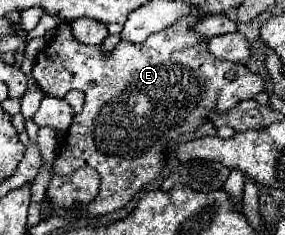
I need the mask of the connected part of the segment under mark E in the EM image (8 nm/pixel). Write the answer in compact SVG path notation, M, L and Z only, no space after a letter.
M181 17L175 25L153 33L143 43L129 45L127 41L121 41L109 59L103 59L97 47L77 43L69 25L59 25L55 39L47 43L47 47L37 55L37 65L33 67L31 75L45 95L65 97L65 93L71 89L85 93L85 109L73 119L73 125L69 127L63 141L65 147L59 147L53 171L57 175L69 175L71 171L89 165L101 175L97 201L81 209L69 209L65 211L65 215L83 211L91 215L105 215L125 207L143 185L161 175L167 161L165 155L177 147L183 135L193 135L203 123L213 121L215 113L227 113L239 101L253 99L255 95L265 91L265 79L261 79L261 75L253 73L245 65L215 59L207 49L209 39L195 33L195 25L197 17Z

